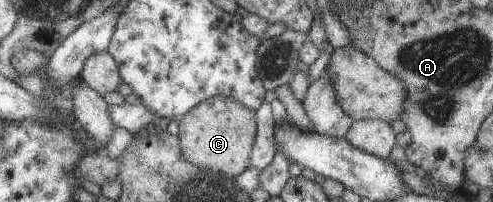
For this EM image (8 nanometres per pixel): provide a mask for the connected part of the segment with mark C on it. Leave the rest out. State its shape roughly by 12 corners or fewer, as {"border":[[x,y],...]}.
{"border":[[221,96],[177,126],[181,155],[233,179],[251,166],[255,111]]}

